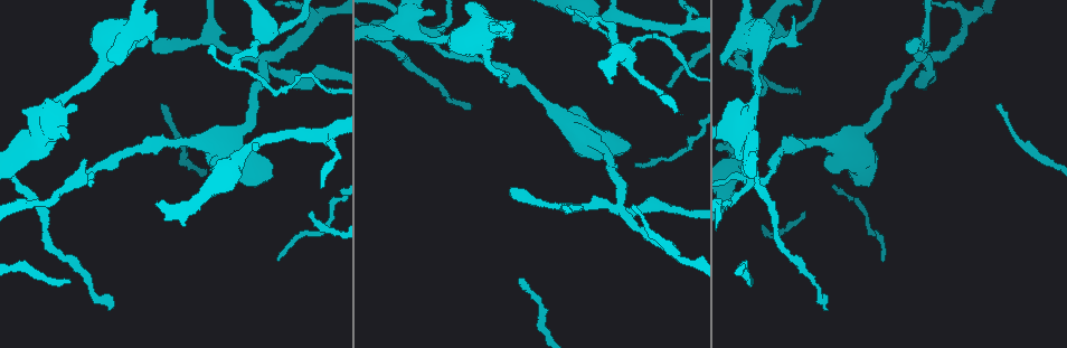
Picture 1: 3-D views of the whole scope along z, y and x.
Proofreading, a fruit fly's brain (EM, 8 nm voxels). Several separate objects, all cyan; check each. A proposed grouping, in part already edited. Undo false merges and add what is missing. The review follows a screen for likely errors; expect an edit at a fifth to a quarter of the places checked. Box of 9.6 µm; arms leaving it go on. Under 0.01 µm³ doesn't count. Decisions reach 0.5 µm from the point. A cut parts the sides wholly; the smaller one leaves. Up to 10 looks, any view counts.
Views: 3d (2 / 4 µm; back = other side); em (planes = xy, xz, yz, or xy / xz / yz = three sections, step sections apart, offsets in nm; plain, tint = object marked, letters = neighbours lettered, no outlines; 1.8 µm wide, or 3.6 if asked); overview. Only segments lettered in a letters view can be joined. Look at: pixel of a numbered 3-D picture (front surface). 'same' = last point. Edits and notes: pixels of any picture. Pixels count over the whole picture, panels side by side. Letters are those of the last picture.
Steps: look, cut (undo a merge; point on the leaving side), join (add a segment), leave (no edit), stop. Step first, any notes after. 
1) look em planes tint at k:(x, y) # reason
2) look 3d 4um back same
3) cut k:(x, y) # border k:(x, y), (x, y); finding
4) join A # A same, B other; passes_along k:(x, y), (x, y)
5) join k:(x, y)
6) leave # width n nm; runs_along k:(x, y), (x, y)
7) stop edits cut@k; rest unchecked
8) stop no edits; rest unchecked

look em xz step 4 letters at 1:(68, 279) # branch stops here

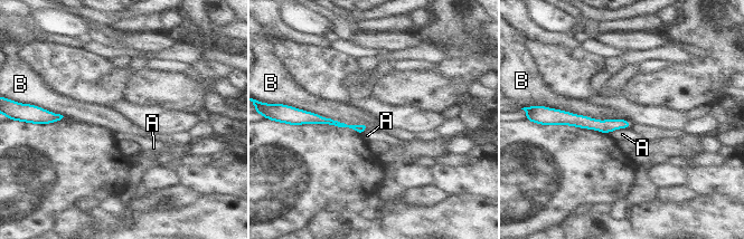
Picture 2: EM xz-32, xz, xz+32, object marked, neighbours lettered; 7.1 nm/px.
look em planes letters same # cut it another way

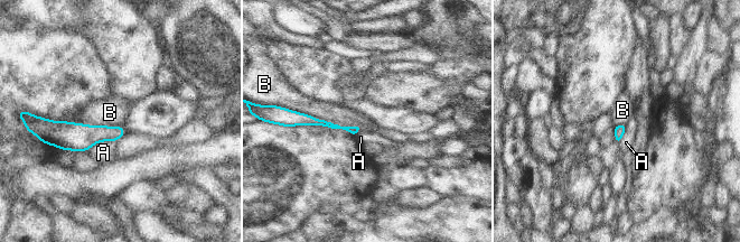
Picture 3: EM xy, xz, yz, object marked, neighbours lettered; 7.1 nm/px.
leave # A other, B other; border 3:(291, 109), (359, 129); none of them fits

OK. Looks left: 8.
look 3d 4um at 1:(635, 164) # an open end

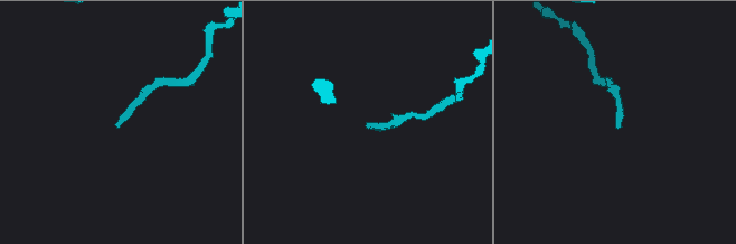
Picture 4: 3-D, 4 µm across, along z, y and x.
look em planes letters at 4:(367, 125)

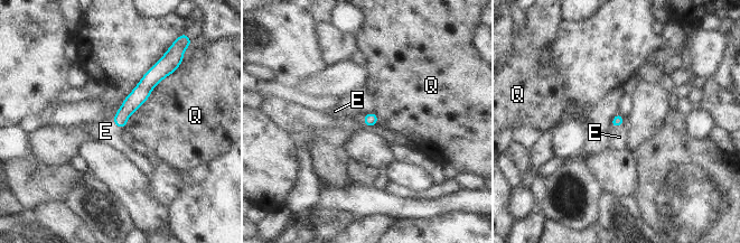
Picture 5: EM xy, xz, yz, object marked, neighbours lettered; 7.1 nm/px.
join E # width 80 nm; E same, Q other; passes_along 5:(618, 120), (617, 127), (619, 137); the neuron continues

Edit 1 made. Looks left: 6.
look overview # redraw

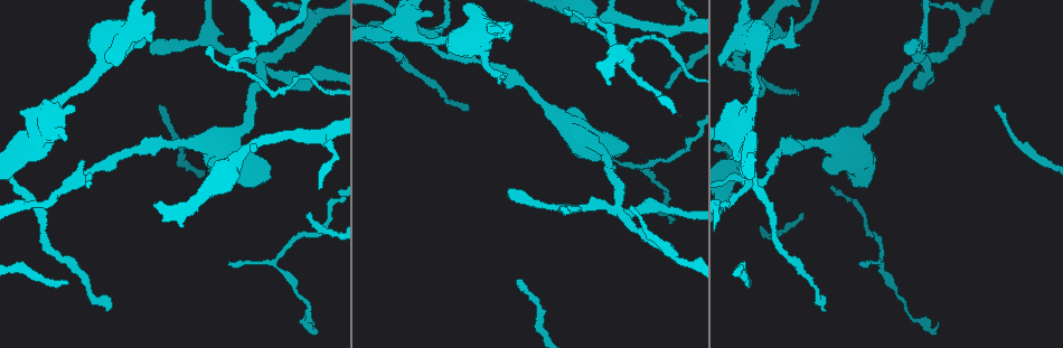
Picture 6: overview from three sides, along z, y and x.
look em planes plain at 6:(261, 62) # four or more arms meet

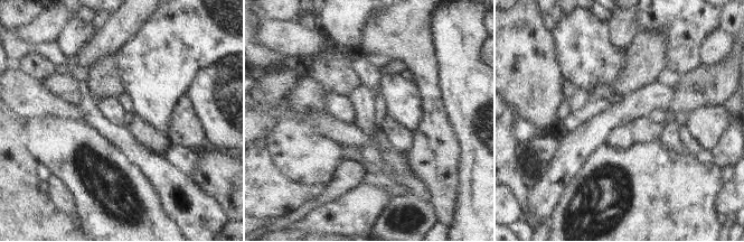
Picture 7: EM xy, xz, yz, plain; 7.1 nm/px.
look em planes tint same

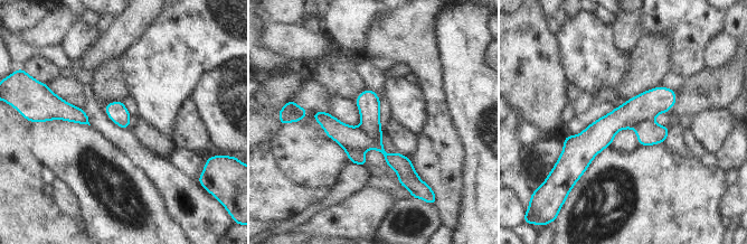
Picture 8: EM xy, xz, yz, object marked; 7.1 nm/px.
look em planes letters same

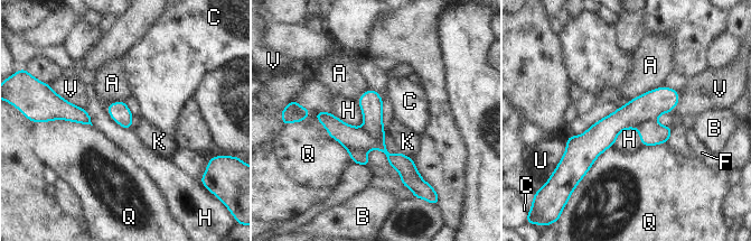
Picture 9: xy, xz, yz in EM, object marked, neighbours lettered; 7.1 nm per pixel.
cut 9:(356, 140) # A other, B other, C other, F other, H other, K other, Q other, U other, V other; two neurons meet here

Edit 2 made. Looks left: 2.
look em xz step 8 tint at 6:(789, 18) # an open end

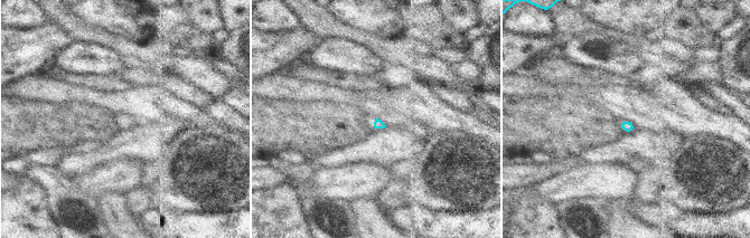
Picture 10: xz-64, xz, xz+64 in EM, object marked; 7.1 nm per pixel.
look em planes letters same

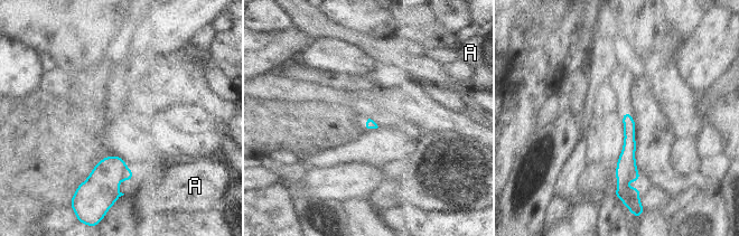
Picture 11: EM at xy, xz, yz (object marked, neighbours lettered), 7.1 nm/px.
leave # A other; runs_along 11:(627, 114), (629, 148), (620, 183); no lettered segment goes on from it

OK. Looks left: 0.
stop edits join@5, cut@9; rest unchecked

